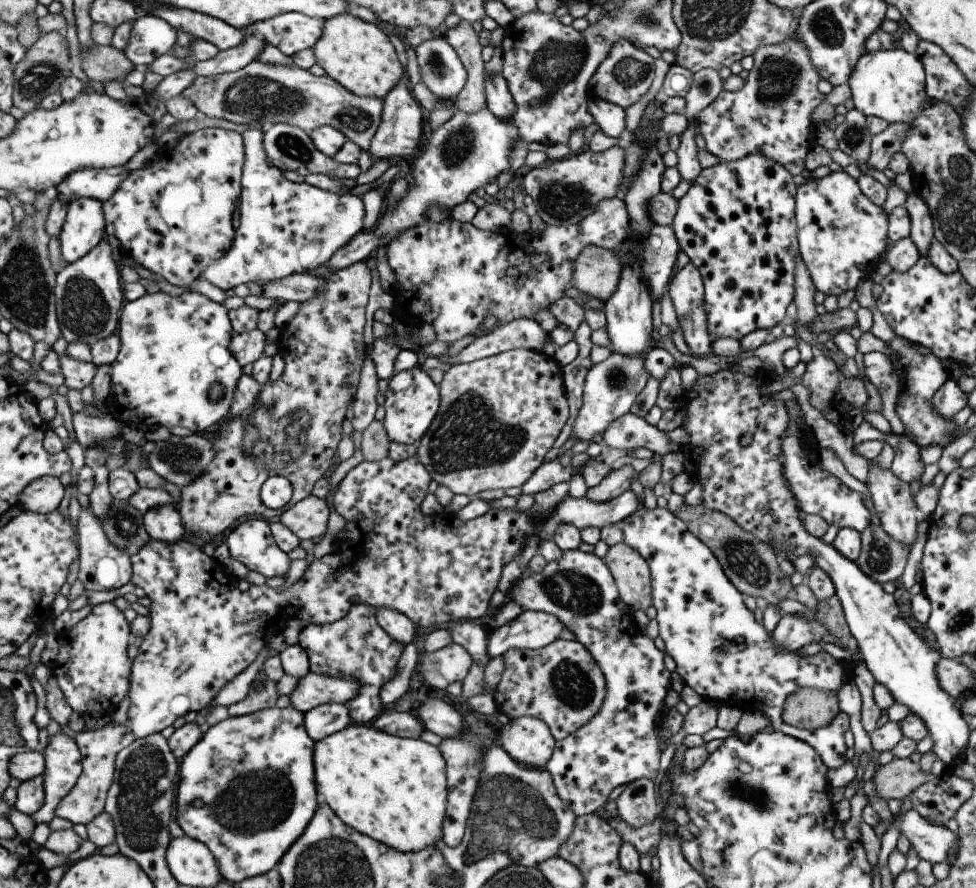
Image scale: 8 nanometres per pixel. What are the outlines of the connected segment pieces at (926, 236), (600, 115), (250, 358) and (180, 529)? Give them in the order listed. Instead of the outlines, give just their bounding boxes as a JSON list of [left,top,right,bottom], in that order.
[[903,191,935,257],[588,99,626,138],[230,329,266,367],[143,504,186,542]]

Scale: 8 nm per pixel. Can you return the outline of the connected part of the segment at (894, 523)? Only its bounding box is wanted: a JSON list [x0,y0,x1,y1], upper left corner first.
[866,466,921,551]

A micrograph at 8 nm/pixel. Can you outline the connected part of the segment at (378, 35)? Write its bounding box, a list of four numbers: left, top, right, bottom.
[314,12,407,100]

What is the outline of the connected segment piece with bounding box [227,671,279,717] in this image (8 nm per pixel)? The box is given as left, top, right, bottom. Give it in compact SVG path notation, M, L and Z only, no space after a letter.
M262 671L257 675L257 678L260 682L264 682L264 686L262 688L250 687L248 696L244 700L230 705L227 709L231 717L244 716L258 712L259 710L275 707L276 700L279 697L278 690L276 690L277 683L274 680L270 680Z

